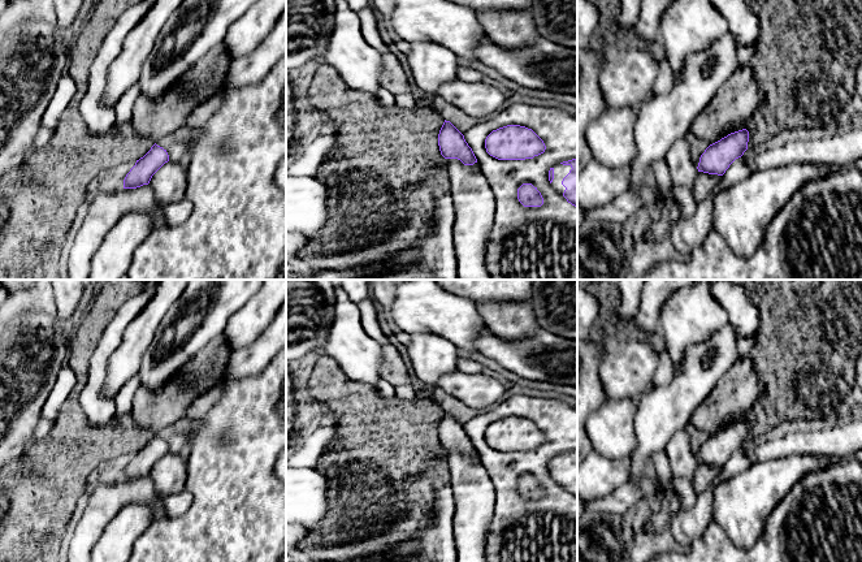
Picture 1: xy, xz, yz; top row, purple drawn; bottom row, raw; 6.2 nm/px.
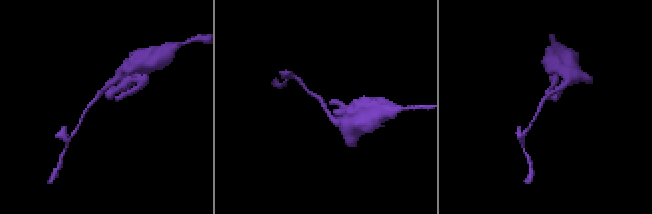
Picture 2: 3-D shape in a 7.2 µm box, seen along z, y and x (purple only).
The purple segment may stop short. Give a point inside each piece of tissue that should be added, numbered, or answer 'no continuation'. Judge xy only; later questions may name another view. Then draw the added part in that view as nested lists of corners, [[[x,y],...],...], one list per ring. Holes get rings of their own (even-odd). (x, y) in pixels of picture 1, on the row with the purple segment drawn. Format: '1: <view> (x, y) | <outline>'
no continuation

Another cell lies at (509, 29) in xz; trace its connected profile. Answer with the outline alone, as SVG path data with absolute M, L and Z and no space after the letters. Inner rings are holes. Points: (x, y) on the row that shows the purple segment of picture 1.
M480 10L476 13L486 35L503 49L524 47L540 38L529 12Z

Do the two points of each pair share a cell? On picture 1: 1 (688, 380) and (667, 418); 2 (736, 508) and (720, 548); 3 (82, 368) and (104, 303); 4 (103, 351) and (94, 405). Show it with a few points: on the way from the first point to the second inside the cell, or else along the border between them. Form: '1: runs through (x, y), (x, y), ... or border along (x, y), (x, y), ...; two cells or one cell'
1: runs through (688, 389), (668, 409); one cell
2: border along (713, 521), (735, 544), (750, 548), (756, 543); two cells
3: runs through (82, 353), (82, 342), (96, 319); one cell
4: runs through (99, 364), (94, 392); one cell

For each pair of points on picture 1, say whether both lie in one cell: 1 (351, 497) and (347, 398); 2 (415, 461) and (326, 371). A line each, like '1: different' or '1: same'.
1: same
2: same

